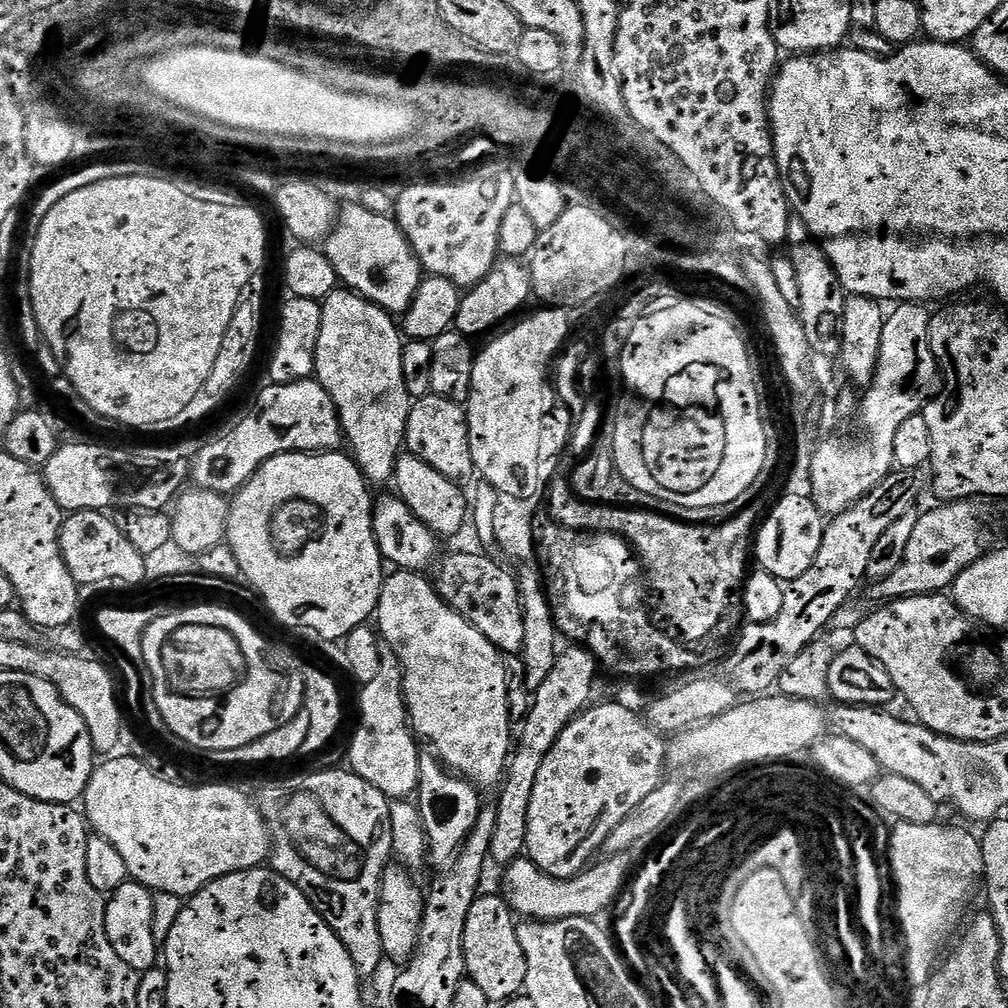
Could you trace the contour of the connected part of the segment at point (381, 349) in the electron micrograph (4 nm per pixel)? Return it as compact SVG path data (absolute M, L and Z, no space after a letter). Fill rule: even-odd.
M343 286L322 301L322 326L316 347L315 379L330 394L344 427L344 438L369 485L384 484L396 475L396 459L405 447L404 435L413 399L402 378L405 341L391 315L374 302Z

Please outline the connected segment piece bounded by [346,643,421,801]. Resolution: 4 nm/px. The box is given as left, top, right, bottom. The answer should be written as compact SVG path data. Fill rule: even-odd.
M381 643L382 667L360 691L360 725L346 748L346 760L351 771L361 776L370 786L382 790L389 801L408 800L418 786L418 762L421 749L412 731L408 708L404 704L404 671L398 654L389 644Z

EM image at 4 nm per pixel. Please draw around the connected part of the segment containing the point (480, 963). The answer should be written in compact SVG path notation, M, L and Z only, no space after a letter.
M503 895L477 896L470 914L466 914L464 970L490 1002L503 1002L525 991L526 954L518 942L518 920Z

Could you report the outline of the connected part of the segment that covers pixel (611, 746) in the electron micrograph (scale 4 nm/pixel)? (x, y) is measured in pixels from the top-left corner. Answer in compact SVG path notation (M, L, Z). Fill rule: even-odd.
M596 704L584 709L562 730L558 742L546 754L542 770L534 782L528 815L527 859L533 860L546 874L559 880L580 875L593 863L592 855L603 849L606 838L636 806L665 779L664 764L669 745L655 732L643 715L631 712L624 704Z

